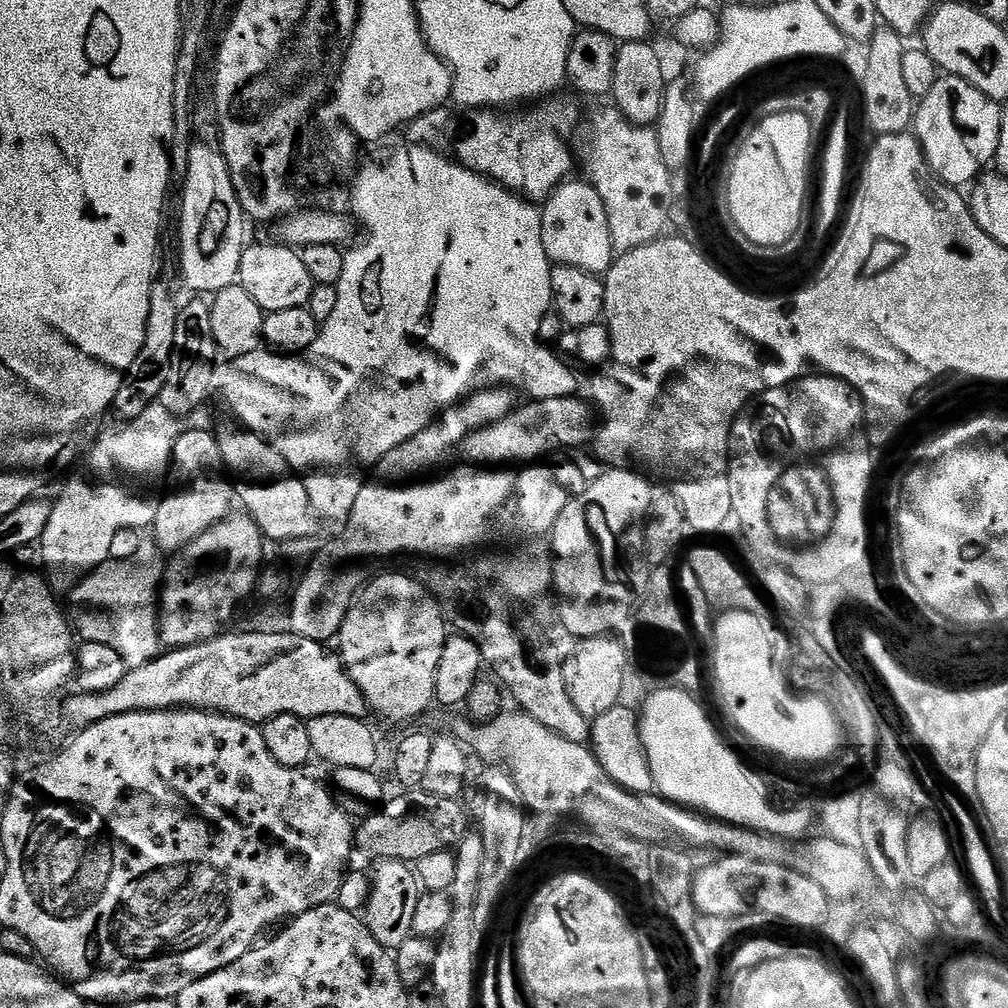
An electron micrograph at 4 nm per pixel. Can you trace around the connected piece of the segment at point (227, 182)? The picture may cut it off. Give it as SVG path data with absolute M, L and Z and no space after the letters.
M211 111L195 113L194 136L189 146L189 169L182 179L184 201L180 204L180 276L192 291L189 293L215 294L237 283L246 247L246 217L224 152L220 149L220 128Z

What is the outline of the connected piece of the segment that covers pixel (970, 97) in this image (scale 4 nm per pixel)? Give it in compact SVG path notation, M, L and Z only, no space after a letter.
M961 76L937 78L934 90L922 97L914 112L914 135L928 157L928 167L942 183L953 186L971 185L995 161L1001 130L1001 105Z

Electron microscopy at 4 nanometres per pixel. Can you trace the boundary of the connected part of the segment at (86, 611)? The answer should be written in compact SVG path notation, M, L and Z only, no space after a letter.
M159 402L152 404L136 420L121 423L116 433L108 432L97 435L90 451L87 453L88 464L104 480L124 480L124 484L96 484L92 486L88 479L76 476L62 488L58 498L52 503L50 519L38 542L38 549L46 565L52 568L72 568L74 575L86 575L74 588L70 602L76 612L84 615L84 620L75 621L74 628L79 639L84 642L102 642L110 646L124 662L125 669L144 666L146 662L159 656L162 651L160 642L160 621L158 619L159 591L163 585L164 572L167 568L163 549L155 541L144 540L138 546L134 556L128 559L111 559L110 549L114 534L123 528L137 530L151 529L158 514L160 500L147 496L144 492L132 492L136 480L156 480L164 471L169 471L172 463L172 448L182 431L181 421L166 410Z

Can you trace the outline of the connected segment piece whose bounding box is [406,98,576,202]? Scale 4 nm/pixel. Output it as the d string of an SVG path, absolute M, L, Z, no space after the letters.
M556 98L545 99L535 108L536 112L528 112L525 116L520 110L468 110L463 113L464 124L458 117L451 116L447 107L437 108L407 125L407 143L435 148L445 154L451 153L453 148L455 159L464 167L481 172L533 202L543 202L559 184L569 179L572 152L568 149L567 138L560 132L568 132L575 126L576 108L564 100L556 101Z

